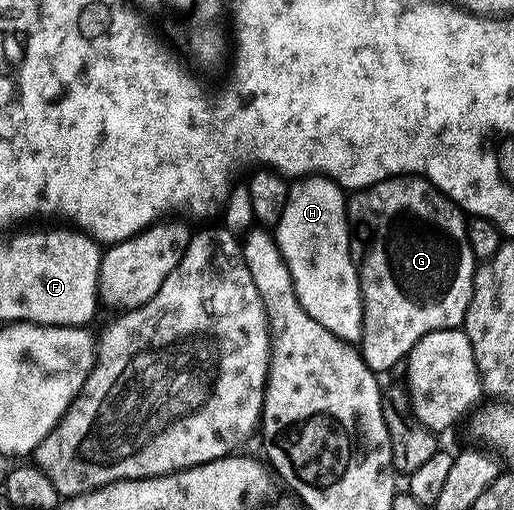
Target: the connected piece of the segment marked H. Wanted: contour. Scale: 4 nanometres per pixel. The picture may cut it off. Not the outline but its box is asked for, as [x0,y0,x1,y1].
[274,174,364,341]

